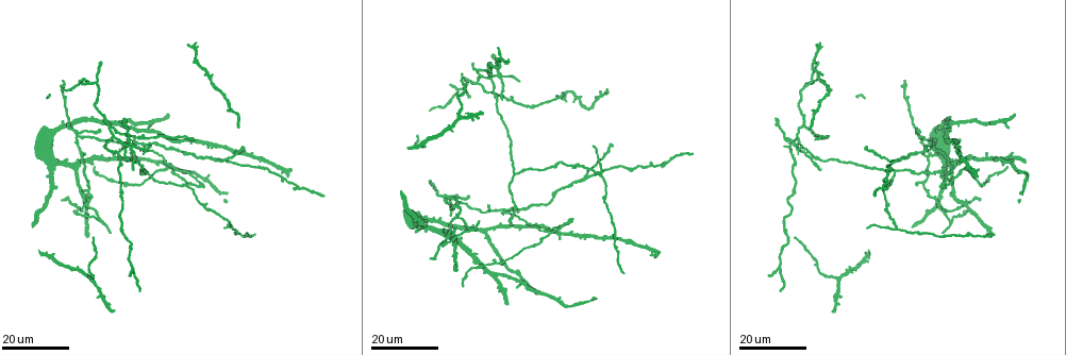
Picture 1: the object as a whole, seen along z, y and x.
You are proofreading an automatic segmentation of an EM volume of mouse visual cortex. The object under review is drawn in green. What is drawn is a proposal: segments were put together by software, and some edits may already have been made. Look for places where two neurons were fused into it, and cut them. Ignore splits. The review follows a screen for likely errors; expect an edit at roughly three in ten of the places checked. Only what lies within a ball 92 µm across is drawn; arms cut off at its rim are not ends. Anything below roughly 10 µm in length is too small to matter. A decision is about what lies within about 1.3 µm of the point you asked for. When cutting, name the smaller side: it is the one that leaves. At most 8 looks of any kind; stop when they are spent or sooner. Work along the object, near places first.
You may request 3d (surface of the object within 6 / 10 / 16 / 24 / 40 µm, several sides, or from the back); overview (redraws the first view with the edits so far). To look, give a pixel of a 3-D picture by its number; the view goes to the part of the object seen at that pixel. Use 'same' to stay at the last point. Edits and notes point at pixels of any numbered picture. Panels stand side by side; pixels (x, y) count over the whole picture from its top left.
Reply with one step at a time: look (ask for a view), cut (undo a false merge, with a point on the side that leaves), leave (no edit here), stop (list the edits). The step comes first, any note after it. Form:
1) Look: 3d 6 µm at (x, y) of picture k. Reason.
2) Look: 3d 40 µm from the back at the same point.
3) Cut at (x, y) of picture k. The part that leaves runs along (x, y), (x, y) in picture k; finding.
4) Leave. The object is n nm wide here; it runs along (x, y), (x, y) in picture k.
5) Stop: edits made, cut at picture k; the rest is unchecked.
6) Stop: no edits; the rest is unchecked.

Look: 3d 16 µm at (515, 174) of picture 1. Three arms meet.

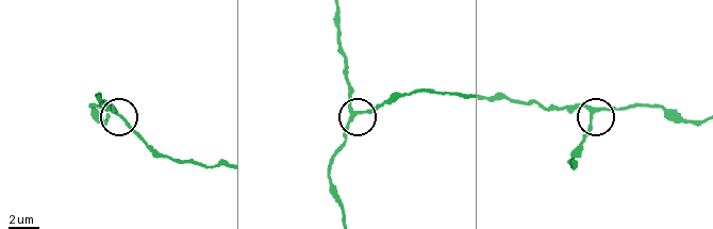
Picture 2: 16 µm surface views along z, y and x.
Look: 3d 6 µm at (353, 114) of picture 2. Zoom in.

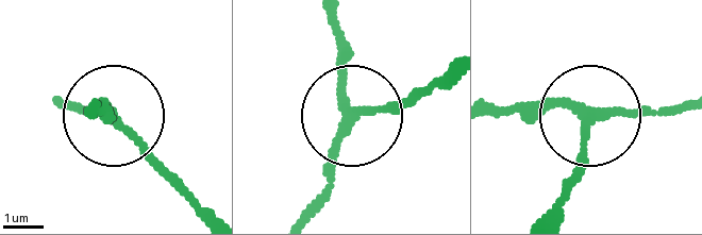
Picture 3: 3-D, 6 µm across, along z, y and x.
Leave. 3 arms meet here; continuous, no second neuron.

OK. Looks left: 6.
Look: 3d 16 µm at (137, 142) of picture 1. Side arm on a straight run.

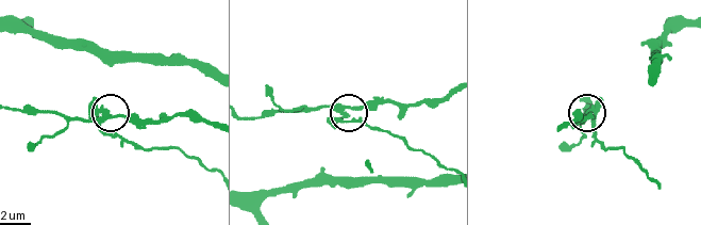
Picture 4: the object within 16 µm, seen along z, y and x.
Look: 3d 10 µm at (104, 113) of picture 4.

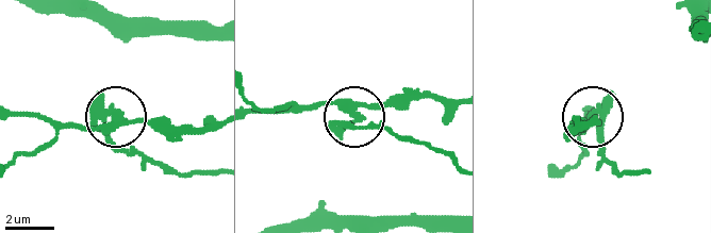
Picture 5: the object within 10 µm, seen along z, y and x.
Cut at (123, 152) of picture 5. The object is 220 nm wide here; a second neuron is stuck on.

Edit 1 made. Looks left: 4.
Look: 3d 24 µm at (951, 222) of picture 1. Three-way junction.

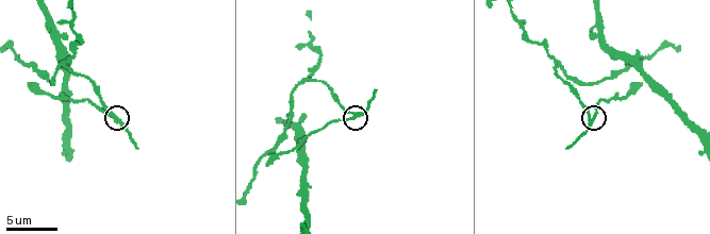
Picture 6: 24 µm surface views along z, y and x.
Look: 3d 6 µm at (591, 114) of picture 6.

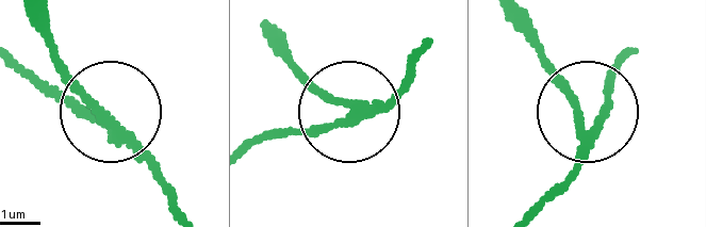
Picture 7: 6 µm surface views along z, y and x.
Cut at (159, 183) of picture 7. The part that leaves runs along (117, 140), (9, 68) in picture 7; a second neuron is stuck on.

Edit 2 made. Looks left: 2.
Look: 3d 24 µm at (106, 123) of picture 1. A fork.

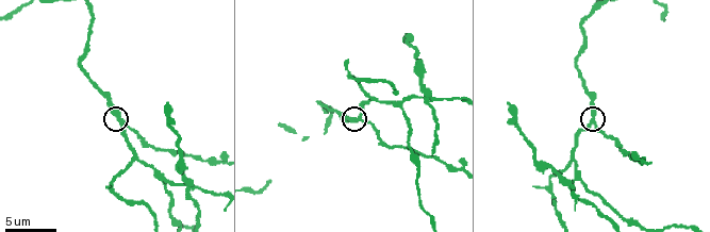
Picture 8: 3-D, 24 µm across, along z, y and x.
Look: 3d 6 µm at (359, 120) of picture 8.

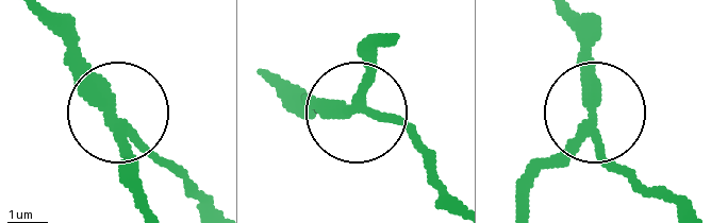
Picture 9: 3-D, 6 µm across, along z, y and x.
Leave. 3 arms meet here; it runs along (519, 208), (529, 178), (588, 117), (591, 19) in picture 9; one neuron here.

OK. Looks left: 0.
Stop: edits made, cut at picture 5, cut at picture 7; the rest is unchecked.

